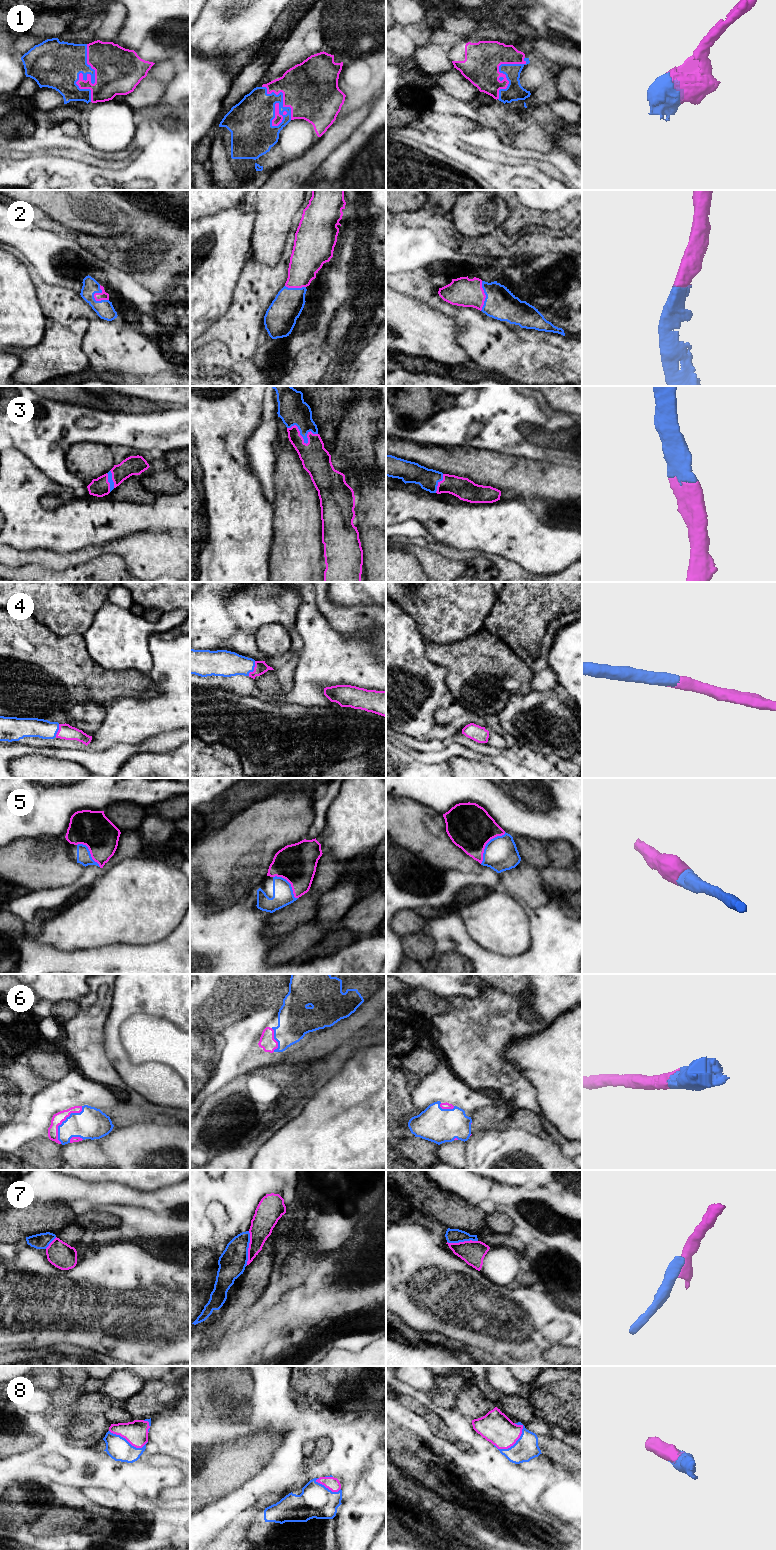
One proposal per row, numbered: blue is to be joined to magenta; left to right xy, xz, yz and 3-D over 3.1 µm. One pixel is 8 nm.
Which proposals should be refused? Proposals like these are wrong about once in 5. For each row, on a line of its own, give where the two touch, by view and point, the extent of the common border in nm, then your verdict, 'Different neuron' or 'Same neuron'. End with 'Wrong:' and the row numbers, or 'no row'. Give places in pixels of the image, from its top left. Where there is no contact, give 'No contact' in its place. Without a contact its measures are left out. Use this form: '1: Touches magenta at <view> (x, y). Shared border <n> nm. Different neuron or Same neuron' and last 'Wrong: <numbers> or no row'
1: Touches magenta at xy (88, 74). Shared border 460 nm. Same neuron
2: Touches magenta at xy (94, 297). Shared border 150 nm. Same neuron
3: Touches magenta at xz (303, 440). Shared border 260 nm. Same neuron
4: Touches magenta at xz (254, 669). Shared border 130 nm. Same neuron
5: Touches magenta at yz (486, 843). Shared border 320 nm. Same neuron
6: Touches magenta at xy (63, 1120). Shared border 360 nm. Same neuron
7: Touches magenta at xz (248, 1248). Shared border 280 nm. Different neuron
8: Touches magenta at yz (513, 1444). Shared border 280 nm. Same neuron
Wrong: 7

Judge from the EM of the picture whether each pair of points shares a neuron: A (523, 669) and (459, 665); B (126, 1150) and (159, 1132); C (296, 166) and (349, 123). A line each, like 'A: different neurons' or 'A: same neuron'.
A: same neuron
B: same neuron
C: same neuron

